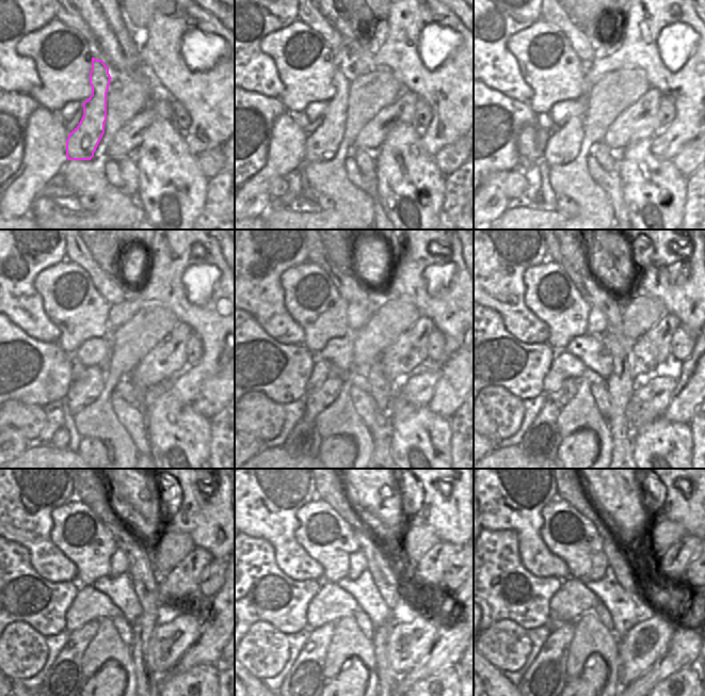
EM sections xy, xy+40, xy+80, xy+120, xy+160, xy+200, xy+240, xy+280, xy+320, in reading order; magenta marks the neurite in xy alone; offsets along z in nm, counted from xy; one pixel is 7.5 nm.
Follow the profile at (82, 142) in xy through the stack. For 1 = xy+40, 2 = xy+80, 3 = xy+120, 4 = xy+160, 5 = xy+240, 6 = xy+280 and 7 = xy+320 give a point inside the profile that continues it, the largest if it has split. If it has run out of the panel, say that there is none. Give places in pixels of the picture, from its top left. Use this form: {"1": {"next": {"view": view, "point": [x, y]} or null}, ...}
{"1": {"next": {"view": "xy+40", "point": [321, 145]}}, "2": {"next": {"view": "xy+80", "point": [563, 145]}}, "3": {"next": {"view": "xy+120", "point": [83, 391]}}, "4": {"next": {"view": "xy+160", "point": [299, 443]}}, "5": {"next": {"view": "xy+240", "point": [63, 683]}}, "6": {"next": {"view": "xy+280", "point": [303, 684]}}, "7": {"next": {"view": "xy+320", "point": [543, 683]}}}

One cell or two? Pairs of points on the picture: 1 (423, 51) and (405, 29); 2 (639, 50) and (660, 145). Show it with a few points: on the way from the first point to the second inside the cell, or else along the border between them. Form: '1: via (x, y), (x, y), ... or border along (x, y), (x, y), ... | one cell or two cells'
1: via (422, 46), (411, 34) | one cell
2: via (665, 69), (685, 89), (685, 121) | one cell

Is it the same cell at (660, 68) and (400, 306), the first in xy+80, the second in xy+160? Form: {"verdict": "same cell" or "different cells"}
{"verdict": "different cells"}

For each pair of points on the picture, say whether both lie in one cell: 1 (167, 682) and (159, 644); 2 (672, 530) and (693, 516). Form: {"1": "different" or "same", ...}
{"1": "different", "2": "different"}

